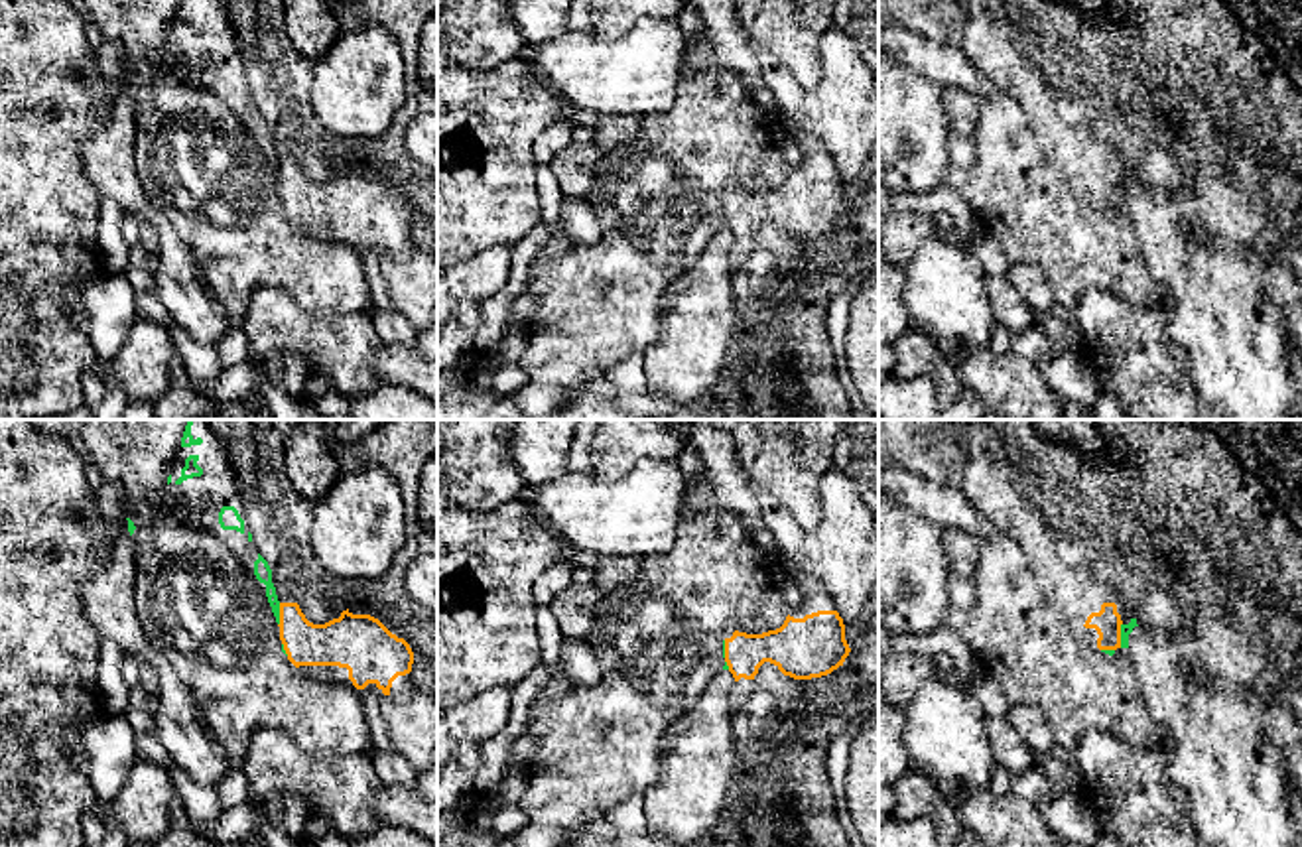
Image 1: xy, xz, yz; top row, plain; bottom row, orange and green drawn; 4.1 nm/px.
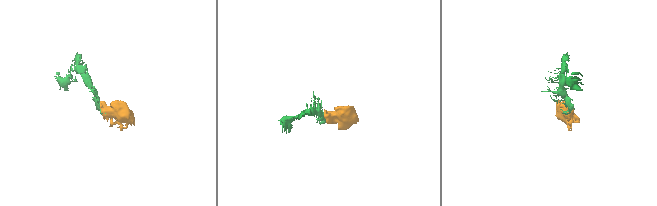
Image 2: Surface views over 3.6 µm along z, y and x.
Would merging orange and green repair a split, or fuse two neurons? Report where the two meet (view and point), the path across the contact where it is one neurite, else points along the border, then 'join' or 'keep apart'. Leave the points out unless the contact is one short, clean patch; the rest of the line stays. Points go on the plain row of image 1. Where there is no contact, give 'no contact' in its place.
meets orange in yz at (1119, 194); border along yz (1121, 182), (1119, 205); keep apart

